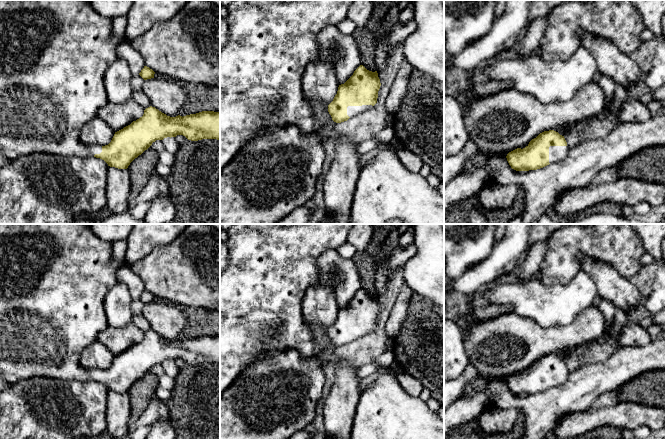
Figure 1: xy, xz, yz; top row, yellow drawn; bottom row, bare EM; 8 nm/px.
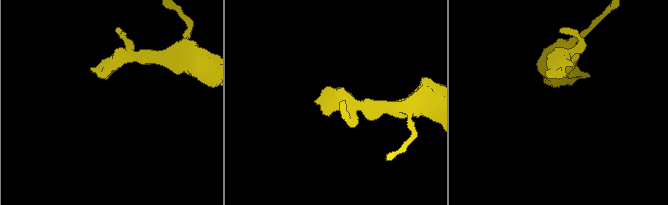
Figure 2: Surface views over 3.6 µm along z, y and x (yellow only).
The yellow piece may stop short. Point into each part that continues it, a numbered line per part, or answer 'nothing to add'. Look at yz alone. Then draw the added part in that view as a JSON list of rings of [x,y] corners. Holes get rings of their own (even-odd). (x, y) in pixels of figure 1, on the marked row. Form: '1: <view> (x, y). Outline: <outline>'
1: yz (556, 153). Outline: [[[550,146],[549,163],[553,164],[562,161],[569,153],[570,147],[567,146]]]

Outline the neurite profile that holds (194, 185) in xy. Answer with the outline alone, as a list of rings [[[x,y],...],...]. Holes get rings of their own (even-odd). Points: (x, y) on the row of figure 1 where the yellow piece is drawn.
[[[177,135],[179,143],[175,161],[171,166],[172,173],[166,178],[169,185],[169,198],[175,206],[175,217],[168,224],[220,224],[220,140],[188,140]]]

